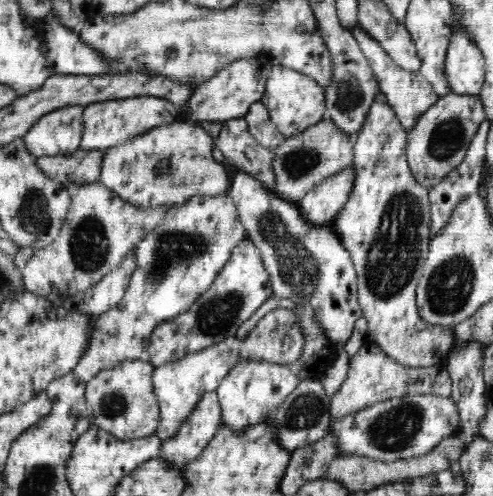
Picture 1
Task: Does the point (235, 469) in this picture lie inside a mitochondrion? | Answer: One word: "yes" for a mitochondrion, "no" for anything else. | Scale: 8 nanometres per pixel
no

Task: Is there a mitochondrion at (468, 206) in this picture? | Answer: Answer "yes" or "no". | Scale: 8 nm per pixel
no

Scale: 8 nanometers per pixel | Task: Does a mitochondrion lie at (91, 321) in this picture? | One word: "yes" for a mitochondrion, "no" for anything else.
no

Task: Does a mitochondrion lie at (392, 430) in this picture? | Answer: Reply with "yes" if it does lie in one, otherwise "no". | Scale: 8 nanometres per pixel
yes

